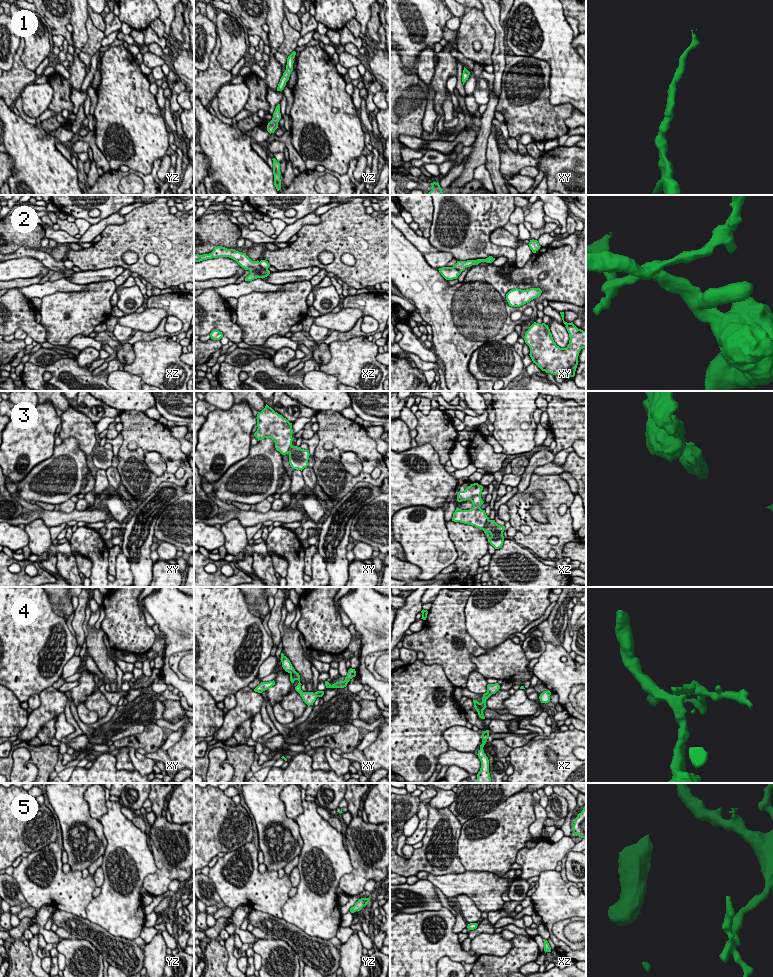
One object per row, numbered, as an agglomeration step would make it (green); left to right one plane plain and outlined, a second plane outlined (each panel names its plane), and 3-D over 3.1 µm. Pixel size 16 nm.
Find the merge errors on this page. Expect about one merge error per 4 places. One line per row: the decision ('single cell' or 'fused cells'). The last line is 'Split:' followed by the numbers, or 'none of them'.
1: single cell
2: fused cells
3: fused cells
4: fused cells
5: single cell
Split: 2, 3, 4

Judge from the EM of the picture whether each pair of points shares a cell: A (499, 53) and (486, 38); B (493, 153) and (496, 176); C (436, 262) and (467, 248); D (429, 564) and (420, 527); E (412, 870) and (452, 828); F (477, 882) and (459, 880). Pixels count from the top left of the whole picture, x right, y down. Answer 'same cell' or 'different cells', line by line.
A: different cells
B: same cell
C: different cells
D: same cell
E: same cell
F: same cell

